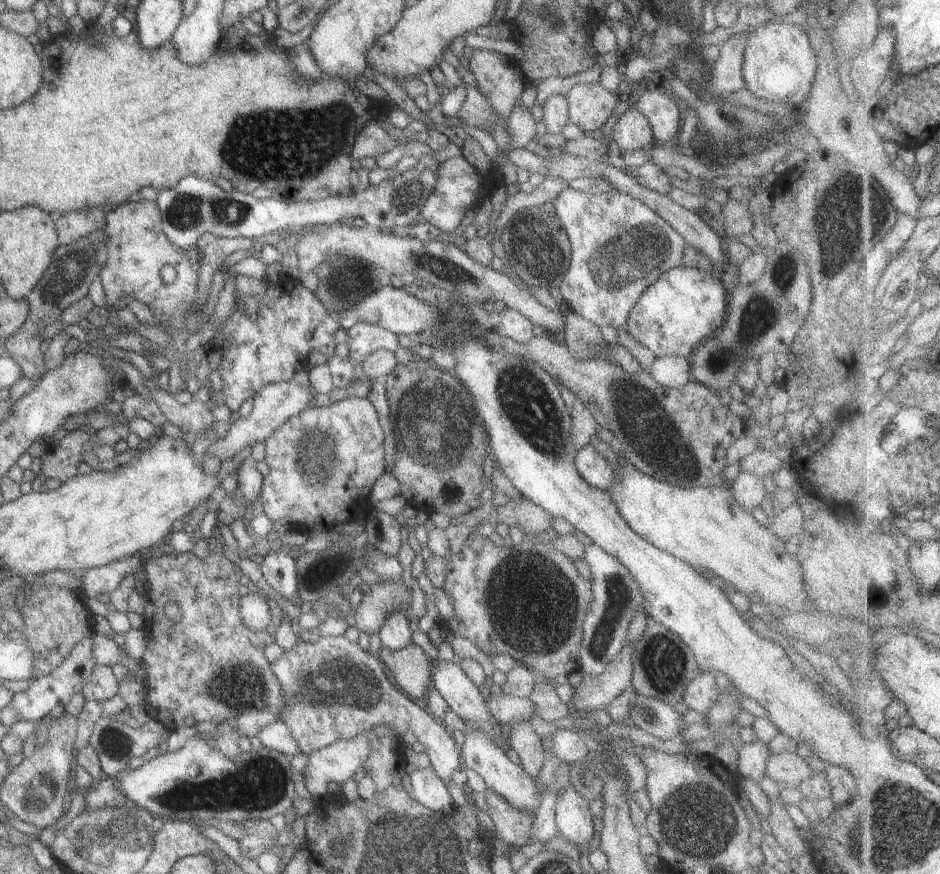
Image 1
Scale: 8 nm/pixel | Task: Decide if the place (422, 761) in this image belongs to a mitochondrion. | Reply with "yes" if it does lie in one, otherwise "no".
no

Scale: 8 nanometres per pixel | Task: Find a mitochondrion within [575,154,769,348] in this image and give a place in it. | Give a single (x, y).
(632, 252)

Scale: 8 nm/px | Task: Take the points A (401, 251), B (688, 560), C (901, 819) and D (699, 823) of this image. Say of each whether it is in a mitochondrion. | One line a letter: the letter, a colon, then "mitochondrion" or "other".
A: other
B: other
C: mitochondrion
D: mitochondrion

